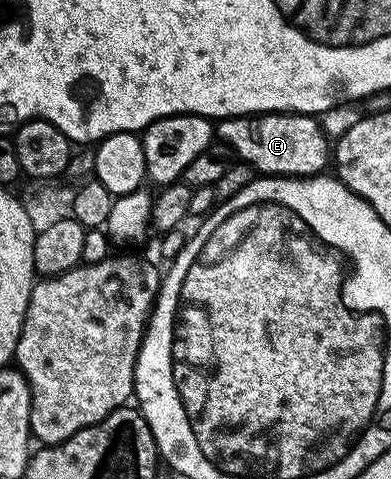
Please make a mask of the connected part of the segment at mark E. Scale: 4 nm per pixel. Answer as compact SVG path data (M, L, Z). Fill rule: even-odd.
M263 112L260 116L251 116L248 127L240 117L223 119L217 124L216 135L221 142L232 145L235 156L241 162L249 164L263 176L309 178L323 174L332 155L330 144L318 122L315 116L298 112Z

